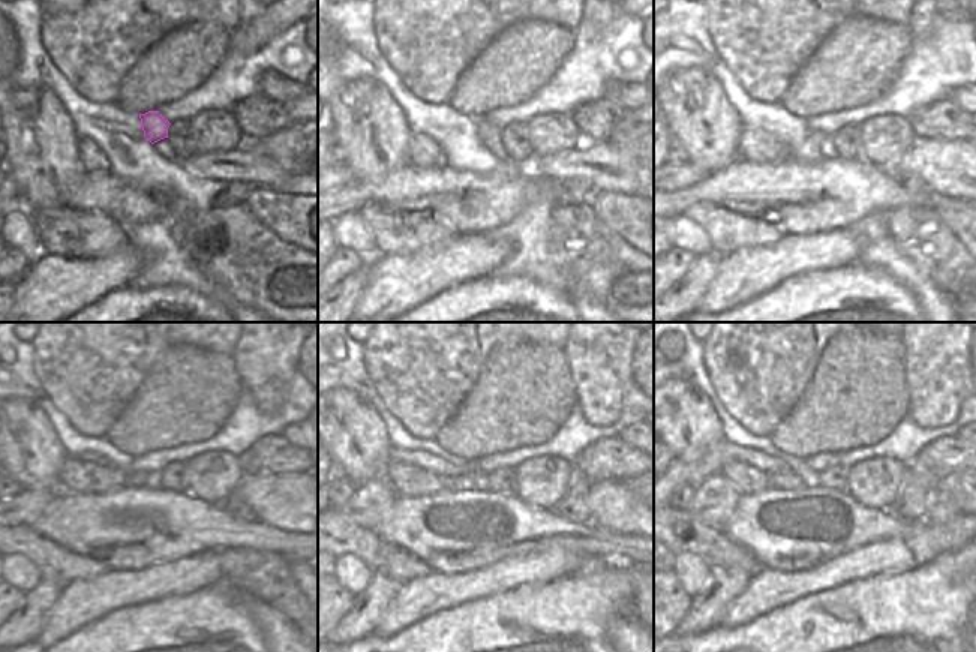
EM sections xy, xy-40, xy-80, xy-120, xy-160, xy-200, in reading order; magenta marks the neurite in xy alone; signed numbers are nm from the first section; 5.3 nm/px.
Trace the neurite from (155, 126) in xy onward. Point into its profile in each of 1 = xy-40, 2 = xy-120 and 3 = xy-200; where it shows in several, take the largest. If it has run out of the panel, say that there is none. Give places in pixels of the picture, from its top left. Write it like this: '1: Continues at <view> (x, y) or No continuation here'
1: Continues at xy-40 (485, 131)
2: Continues at xy-120 (138, 478)
3: Continues at xy-200 (780, 480).

